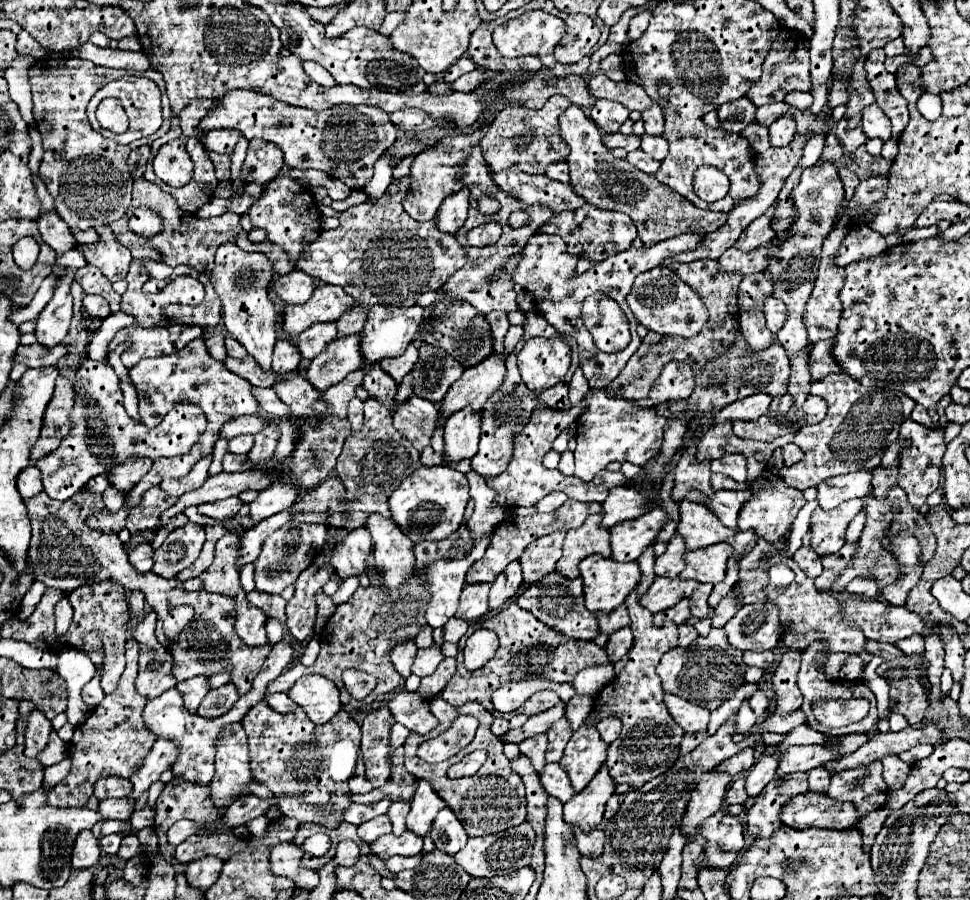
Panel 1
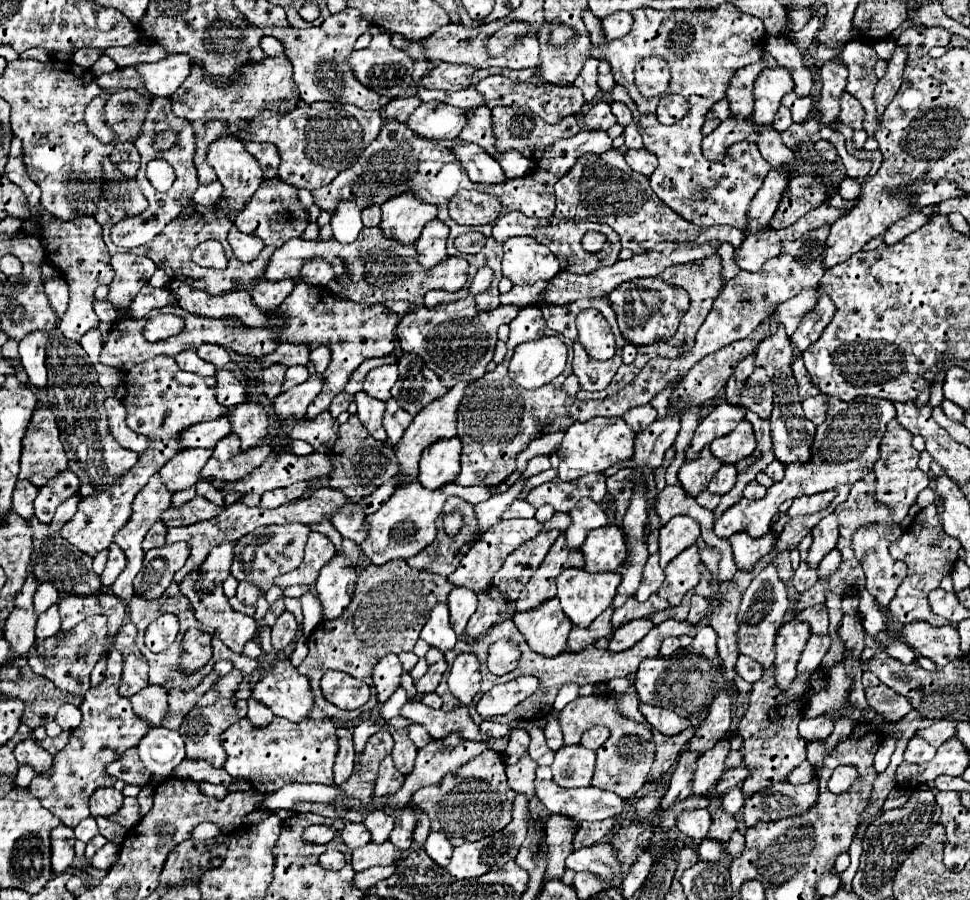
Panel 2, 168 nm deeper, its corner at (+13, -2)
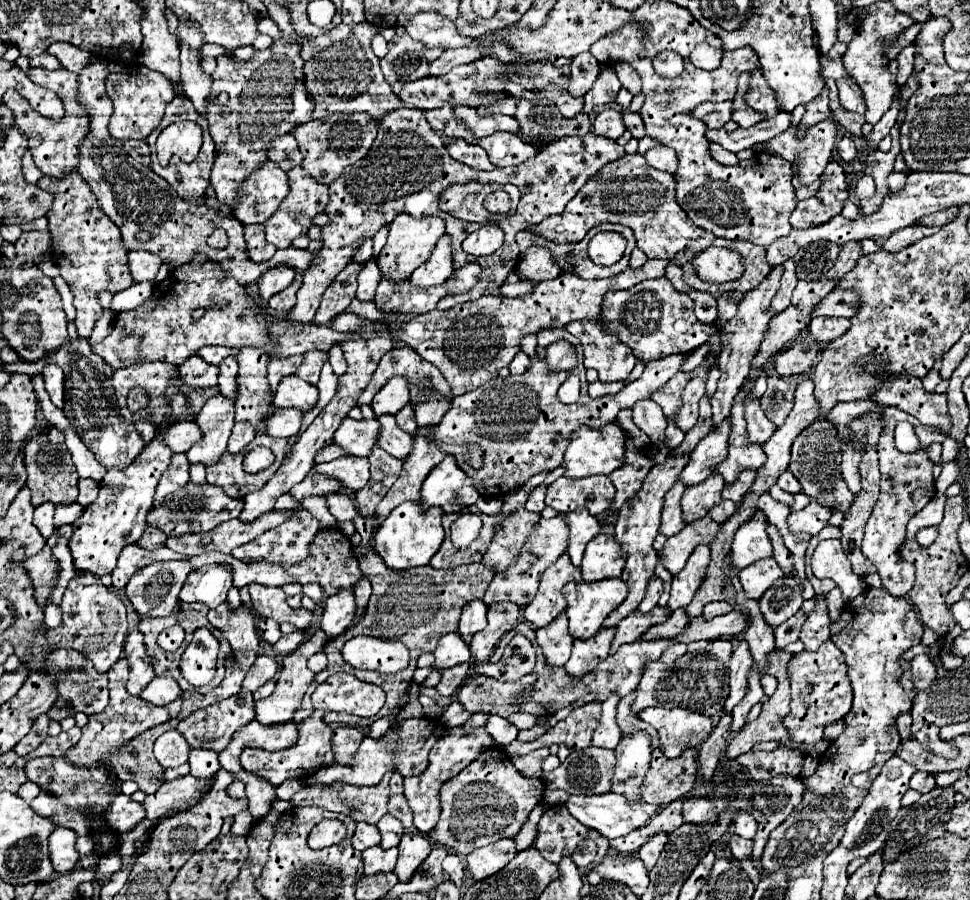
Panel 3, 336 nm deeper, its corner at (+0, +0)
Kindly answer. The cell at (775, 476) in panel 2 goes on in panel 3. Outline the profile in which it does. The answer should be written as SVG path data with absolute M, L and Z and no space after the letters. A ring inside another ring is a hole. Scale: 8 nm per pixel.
M784 470L784 472L780 474L780 478L778 478L778 486L780 486L782 490L792 492L792 494L798 494L798 492L802 490L802 488L800 488L800 482L796 482L796 476L792 476L790 470Z

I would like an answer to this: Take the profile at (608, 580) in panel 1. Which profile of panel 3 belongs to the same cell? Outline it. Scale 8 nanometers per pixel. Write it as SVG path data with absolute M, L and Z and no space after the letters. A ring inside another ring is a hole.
M606 578L598 582L568 582L562 588L568 600L566 614L574 638L590 638L596 634L606 616L626 598L628 586L622 578Z

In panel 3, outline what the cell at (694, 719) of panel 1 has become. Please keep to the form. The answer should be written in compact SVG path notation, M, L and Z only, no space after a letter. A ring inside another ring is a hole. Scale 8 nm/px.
M646 708L638 714L660 734L662 752L668 758L680 756L684 748L700 746L712 732L712 720L684 708Z

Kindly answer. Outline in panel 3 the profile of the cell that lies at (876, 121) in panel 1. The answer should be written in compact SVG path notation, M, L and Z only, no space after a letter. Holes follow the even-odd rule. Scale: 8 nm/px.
M838 80L838 90L840 90L840 104L844 110L854 112L854 114L866 114L866 102L860 92L860 86L850 82L850 80Z

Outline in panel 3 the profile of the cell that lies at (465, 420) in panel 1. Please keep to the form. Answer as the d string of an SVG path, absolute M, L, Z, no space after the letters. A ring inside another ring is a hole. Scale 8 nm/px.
M446 456L436 468L432 468L422 484L424 508L440 506L446 514L476 504L478 496L474 480L460 470L454 456Z

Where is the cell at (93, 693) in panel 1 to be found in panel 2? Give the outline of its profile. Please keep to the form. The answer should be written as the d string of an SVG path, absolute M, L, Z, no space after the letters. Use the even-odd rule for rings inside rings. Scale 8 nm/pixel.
M91 616L83 622L79 622L79 626L71 628L71 630L59 630L59 634L55 634L55 638L47 638L43 642L35 640L31 650L27 652L27 660L35 674L49 678L61 692L85 694L91 688L89 686L91 670L99 662L103 650L107 650L105 644L107 644L107 618Z

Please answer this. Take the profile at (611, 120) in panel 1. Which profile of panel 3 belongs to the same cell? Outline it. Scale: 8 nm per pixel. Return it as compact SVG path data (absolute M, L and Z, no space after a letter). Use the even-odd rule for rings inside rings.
M606 108L602 110L594 122L592 122L592 132L598 136L608 136L612 140L618 140L624 134L626 126L624 126L624 118L620 108Z

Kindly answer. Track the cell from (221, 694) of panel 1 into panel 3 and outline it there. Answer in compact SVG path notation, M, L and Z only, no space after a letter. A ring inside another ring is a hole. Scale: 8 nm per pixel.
M258 656L256 662L250 666L246 678L244 678L242 690L248 690L248 692L258 690L266 680L274 678L276 668L278 668L278 664L276 664L274 658L270 658L270 656Z

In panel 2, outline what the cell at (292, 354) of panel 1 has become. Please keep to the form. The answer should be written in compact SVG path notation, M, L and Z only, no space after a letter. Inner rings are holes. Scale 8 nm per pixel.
M273 364L261 372L261 382L263 382L263 394L273 400L283 392L283 382L285 382L285 366Z

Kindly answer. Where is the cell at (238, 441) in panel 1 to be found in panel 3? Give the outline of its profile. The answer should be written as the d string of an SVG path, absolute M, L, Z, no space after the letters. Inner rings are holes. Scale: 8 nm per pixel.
M234 424L234 430L228 440L228 452L230 454L240 454L248 448L248 444L254 440L256 432L254 428L248 428L248 424Z

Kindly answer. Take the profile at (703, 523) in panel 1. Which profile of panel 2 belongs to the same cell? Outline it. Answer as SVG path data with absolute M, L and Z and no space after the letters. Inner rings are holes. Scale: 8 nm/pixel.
M689 516L671 518L669 524L659 530L661 566L665 568L679 552L693 546L699 536L701 536L699 522L695 522L693 518L689 518Z

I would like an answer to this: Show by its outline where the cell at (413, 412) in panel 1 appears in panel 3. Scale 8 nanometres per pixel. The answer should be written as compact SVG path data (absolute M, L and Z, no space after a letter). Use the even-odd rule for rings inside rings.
M406 404L406 406L396 414L396 422L398 422L398 426L400 426L404 432L408 432L408 434L414 434L416 428L418 428L418 424L416 424L416 420L414 420L414 410L412 410L410 404Z

